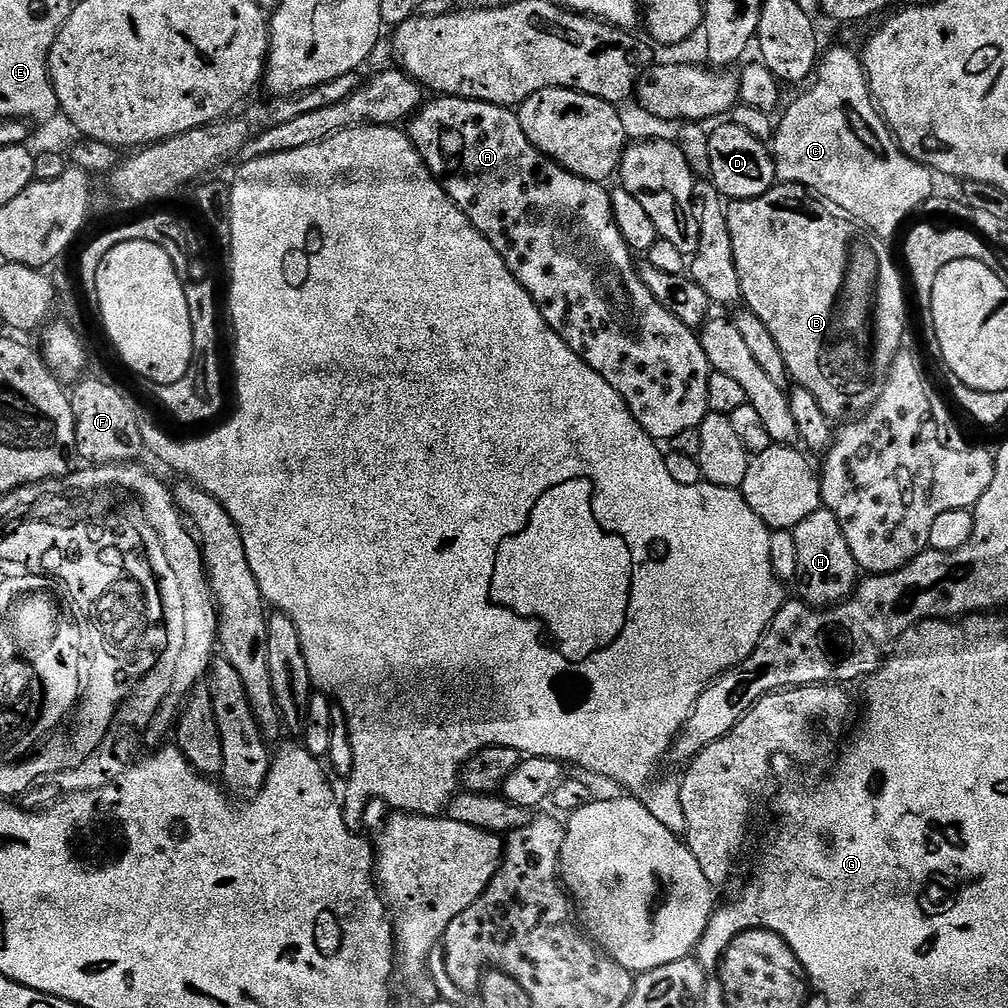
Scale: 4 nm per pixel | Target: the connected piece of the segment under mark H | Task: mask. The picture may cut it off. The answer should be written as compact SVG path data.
M822 506L810 514L810 518L802 518L802 522L791 529L791 534L794 547L798 549L796 580L800 584L799 599L809 606L831 606L847 600L856 590L858 569L854 554L850 554L850 546L846 543L846 534L842 534L842 526L838 526L838 518Z

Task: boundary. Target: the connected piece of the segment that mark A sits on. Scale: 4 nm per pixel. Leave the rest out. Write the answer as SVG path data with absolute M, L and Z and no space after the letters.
M446 96L433 100L436 101L433 104L425 103L420 111L407 121L406 131L412 139L412 145L418 150L418 154L424 159L433 176L440 181L448 197L456 203L458 210L462 210L462 214L466 214L466 218L470 218L470 222L488 239L490 246L494 246L494 250L502 254L514 278L518 278L518 282L527 290L530 298L534 298L542 318L546 318L548 325L564 339L566 346L570 346L570 350L574 350L574 354L578 354L578 358L586 361L593 370L602 374L602 378L606 378L606 382L610 382L610 386L614 386L614 390L618 390L630 414L634 414L638 426L642 426L642 430L646 430L646 434L650 434L653 440L667 442L670 438L682 434L682 430L699 429L700 423L709 413L706 386L710 375L708 359L700 345L700 337L693 329L678 322L678 318L674 318L674 314L663 308L654 298L654 294L646 290L638 271L637 261L632 261L634 253L622 238L614 222L609 189L604 189L607 187L603 183L575 176L572 172L567 172L561 164L556 164L547 156L543 156L530 142L530 138L526 138L520 125L519 115L511 107L503 104L487 104L481 100L462 100L459 96Z

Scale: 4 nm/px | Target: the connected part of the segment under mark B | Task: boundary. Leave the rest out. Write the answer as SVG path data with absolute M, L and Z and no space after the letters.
M780 182L780 183L777 183L777 184L776 184L776 185L775 185L775 186L774 186L774 187L772 187L772 189L771 189L771 190L769 190L769 192L767 192L767 193L766 193L766 194L762 194L762 195L761 195L761 196L759 196L759 197L758 197L758 198L750 198L750 199L749 199L749 200L733 200L733 201L731 201L731 203L729 203L729 204L728 204L728 205L727 205L727 210L728 210L728 225L729 225L729 226L730 226L730 242L734 242L734 266L738 266L738 278L739 278L739 279L740 279L740 285L741 285L741 286L742 286L742 300L743 300L743 303L744 303L744 304L745 304L745 305L746 305L746 308L747 308L747 311L749 311L749 312L753 312L753 314L755 314L755 316L757 316L757 317L758 317L758 318L762 318L762 323L764 323L764 325L765 325L765 326L766 326L766 330L770 330L770 334L774 334L774 342L778 342L778 350L782 350L782 358L786 358L786 366L787 366L787 367L788 367L788 375L789 375L789 377L791 377L791 379L792 379L792 380L793 380L793 381L795 381L795 383L796 383L796 384L797 384L797 385L799 385L799 387L801 387L801 388L805 388L805 389L806 389L806 390L808 390L808 391L809 391L809 392L810 392L810 394L812 394L812 395L813 395L813 396L814 396L814 398L815 398L815 399L816 399L816 400L817 400L817 402L818 402L818 406L820 406L820 407L821 407L821 410L822 410L822 411L823 411L823 412L824 412L824 413L825 413L825 415L827 415L827 416L828 416L828 419L829 419L829 420L831 420L831 421L832 421L832 422L837 422L837 420L840 420L840 421L839 421L839 422L851 422L851 421L853 421L853 420L855 420L855 419L857 419L857 418L859 418L859 417L861 417L861 416L863 416L863 415L864 415L864 413L866 413L866 412L869 412L869 410L870 410L870 409L871 409L871 408L872 408L872 407L873 407L873 406L874 406L874 402L875 402L875 401L876 401L876 399L878 399L878 398L879 398L879 397L880 397L880 395L881 395L881 394L882 394L882 390L883 390L883 389L884 389L884 383L886 383L886 381L887 381L887 380L888 380L888 375L889 375L889 374L890 374L890 370L891 370L891 369L892 369L892 363L894 363L894 361L896 361L896 357L897 357L897 356L899 356L899 355L900 355L900 353L901 353L901 351L902 351L902 349L903 349L903 348L904 348L904 347L905 347L905 344L904 344L904 282L905 282L905 286L906 286L906 280L905 280L905 277L904 277L904 276L903 276L903 275L902 275L902 272L901 272L901 276L902 276L902 277L900 277L900 272L899 272L899 270L898 270L898 269L896 269L896 264L895 264L895 262L894 262L894 261L892 261L892 256L891 256L891 254L890 254L890 253L888 253L888 248L887 248L887 246L886 246L886 245L884 245L884 244L887 244L887 243L885 243L885 241L884 241L884 240L883 240L883 239L881 239L881 237L879 237L879 236L873 236L873 235L871 235L871 234L869 234L869 233L868 233L868 232L867 232L867 231L865 231L865 229L864 229L864 228L863 228L863 227L861 227L861 225L859 225L859 224L857 224L857 223L855 223L855 222L853 222L853 221L852 221L852 220L851 220L851 219L849 219L849 217L847 217L847 216L845 216L845 215L843 215L843 214L837 214L837 213L836 213L836 212L835 212L835 211L833 211L833 209L832 209L832 208L831 208L831 207L829 207L829 205L828 205L828 204L827 204L827 203L825 203L825 201L823 201L823 200L821 200L821 199L820 199L820 197L819 197L819 196L817 196L817 195L815 195L815 194L813 194L813 193L811 193L811 192L809 192L809 191L808 191L808 189L807 189L807 188L804 188L804 187L802 187L802 186L801 186L801 185L800 185L800 184L786 184L786 183L783 183L783 182Z

